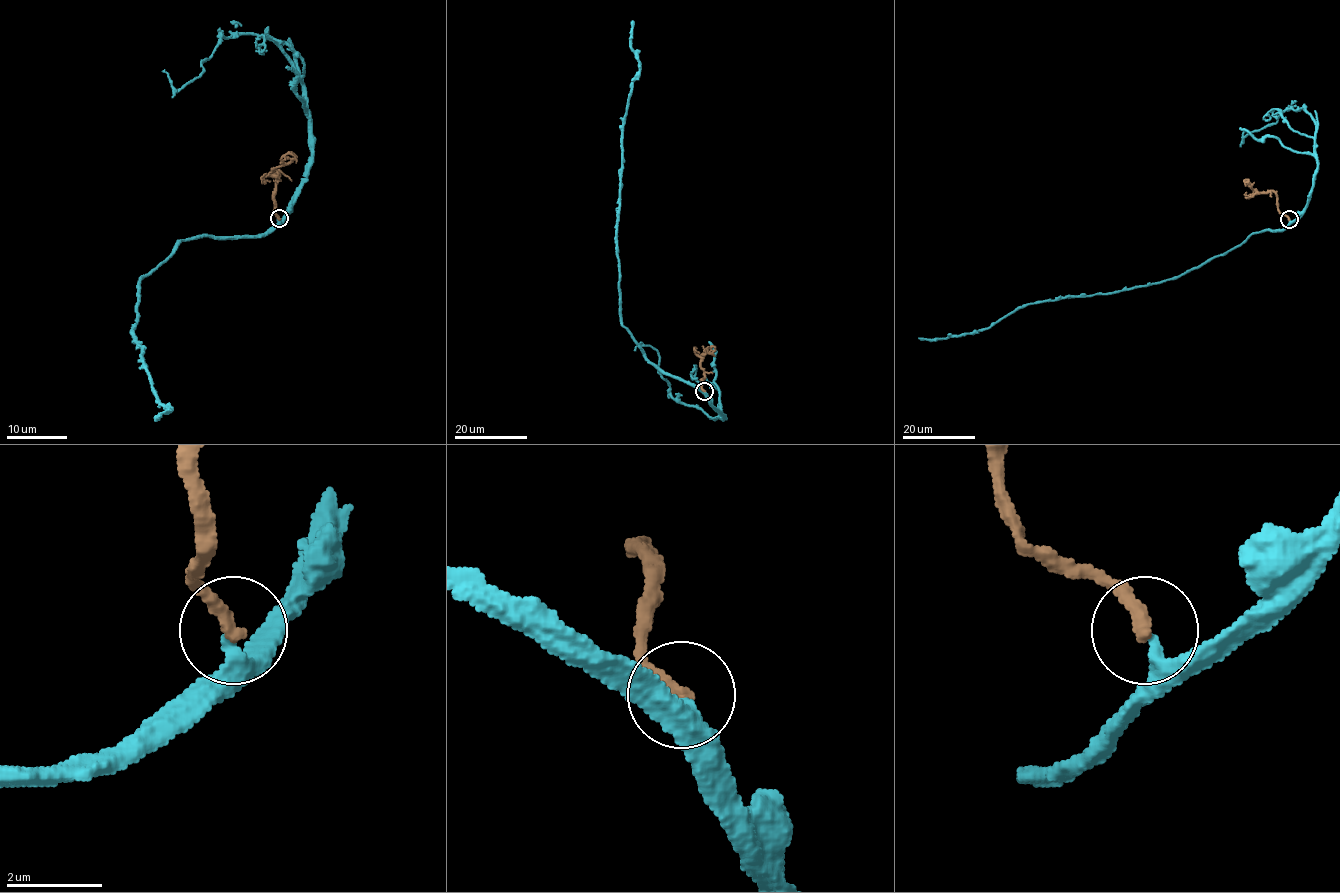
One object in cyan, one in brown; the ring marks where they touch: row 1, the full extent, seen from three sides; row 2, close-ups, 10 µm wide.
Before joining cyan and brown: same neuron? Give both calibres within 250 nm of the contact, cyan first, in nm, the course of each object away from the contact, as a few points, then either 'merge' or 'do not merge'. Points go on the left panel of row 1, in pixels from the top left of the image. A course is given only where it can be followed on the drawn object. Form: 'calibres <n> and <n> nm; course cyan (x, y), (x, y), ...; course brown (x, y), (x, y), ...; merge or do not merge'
calibres 240 and 320 nm; course cyan (279, 219), (262, 234), (181, 240), (139, 281), (133, 334), (153, 391), (171, 409), (160, 415); course brown (279, 218), (274, 212), (277, 171), (273, 170), (288, 153), (295, 162); merge

